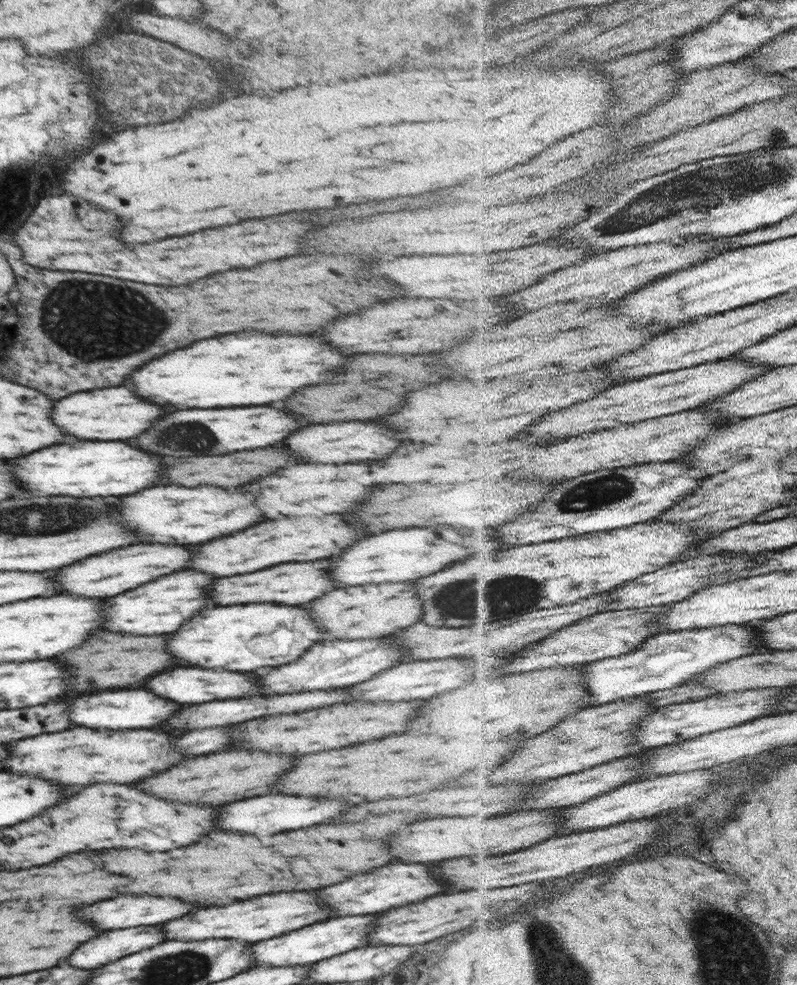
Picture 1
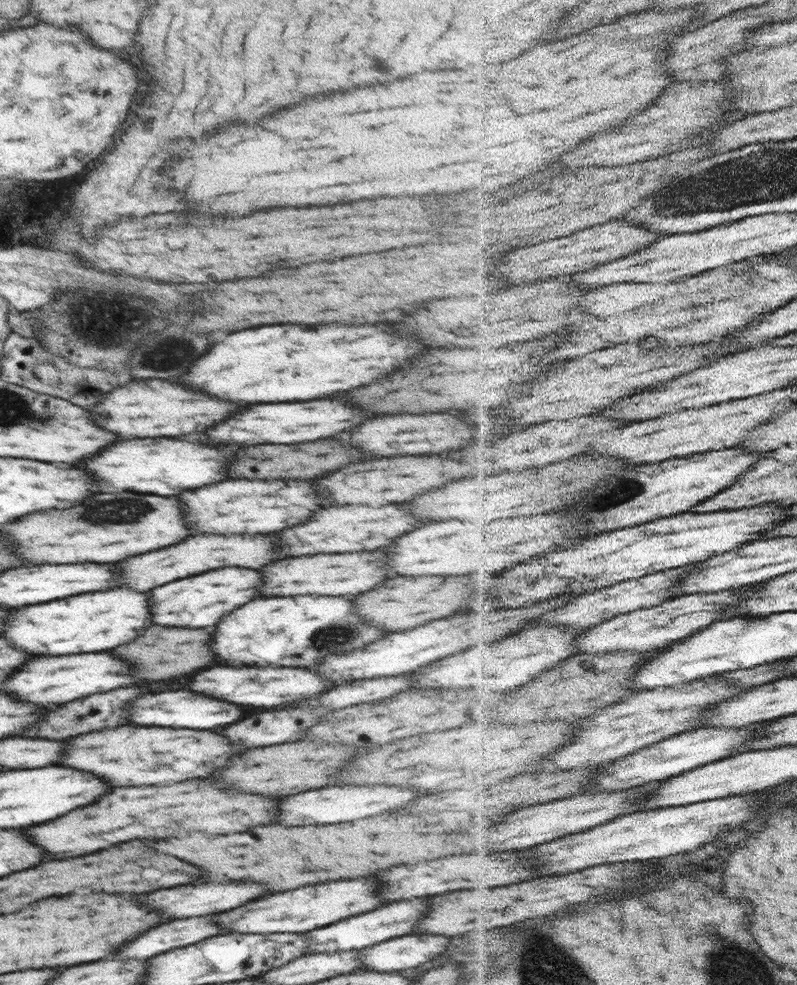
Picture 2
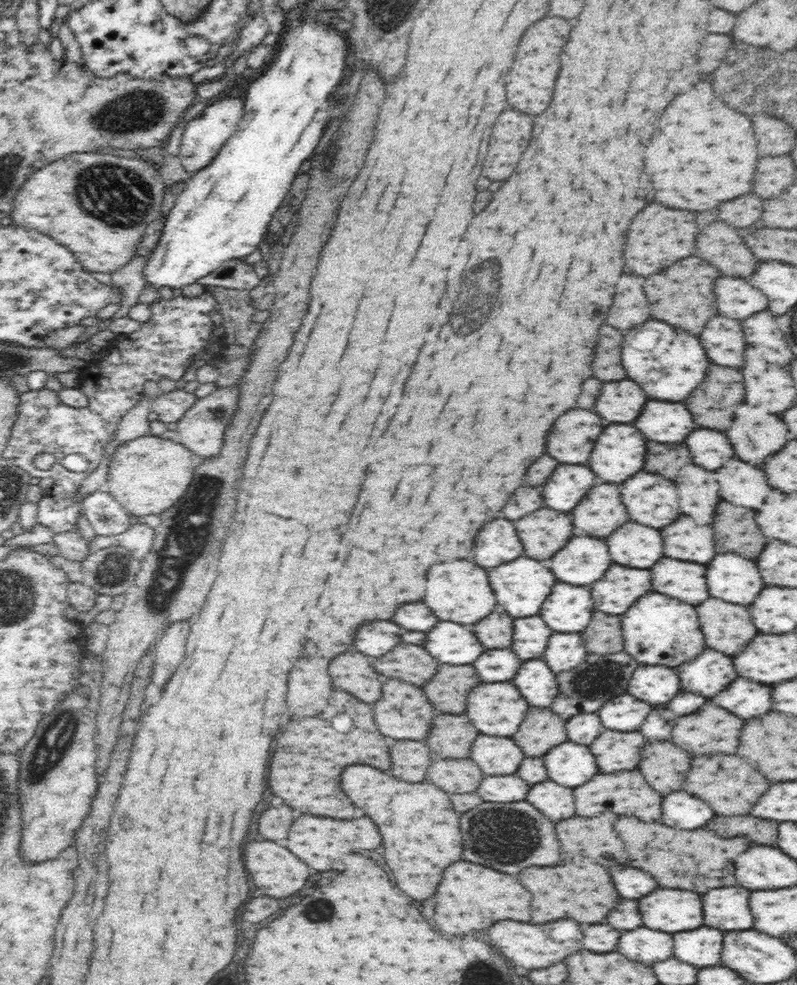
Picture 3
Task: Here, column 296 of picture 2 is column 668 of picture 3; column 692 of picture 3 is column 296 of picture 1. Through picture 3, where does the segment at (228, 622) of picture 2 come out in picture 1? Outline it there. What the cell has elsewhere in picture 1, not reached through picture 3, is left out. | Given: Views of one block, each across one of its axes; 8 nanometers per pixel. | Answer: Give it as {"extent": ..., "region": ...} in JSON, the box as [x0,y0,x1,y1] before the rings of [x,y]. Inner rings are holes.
{"extent":[168,604,324,672],"region":[[[248,604],[248,606],[220,606],[212,610],[204,610],[194,616],[194,620],[186,620],[176,634],[170,634],[168,652],[172,656],[178,654],[178,660],[188,662],[190,666],[200,668],[222,668],[230,672],[252,672],[264,666],[282,666],[284,662],[292,662],[304,654],[313,644],[324,641],[324,632],[314,626],[310,614],[296,606],[272,606],[272,604]]]}

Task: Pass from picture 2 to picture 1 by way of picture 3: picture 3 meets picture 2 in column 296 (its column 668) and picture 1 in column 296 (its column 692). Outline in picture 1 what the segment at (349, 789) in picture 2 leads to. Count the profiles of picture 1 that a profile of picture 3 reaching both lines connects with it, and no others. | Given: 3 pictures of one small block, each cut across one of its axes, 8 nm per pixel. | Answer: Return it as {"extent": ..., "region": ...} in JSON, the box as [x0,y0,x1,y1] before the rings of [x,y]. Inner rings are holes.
{"extent":[216,794,348,834],"region":[[[268,794],[238,800],[220,808],[216,818],[216,828],[230,830],[230,832],[246,832],[246,834],[276,834],[284,830],[298,830],[314,824],[328,822],[342,814],[348,806],[342,802],[334,802],[328,798],[308,798],[308,796],[284,796],[284,794]]]}

